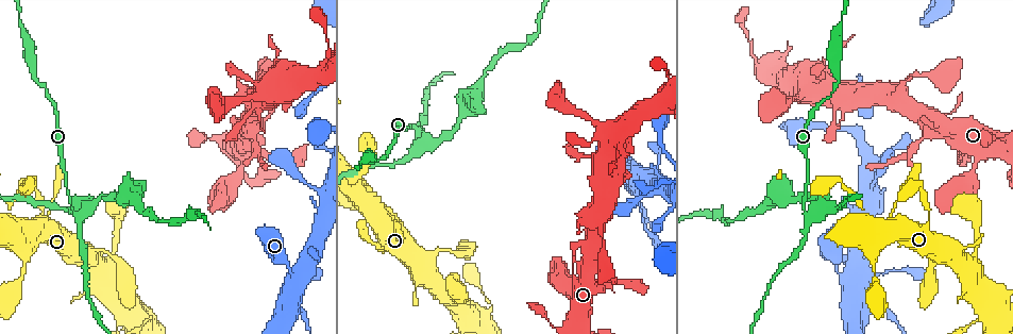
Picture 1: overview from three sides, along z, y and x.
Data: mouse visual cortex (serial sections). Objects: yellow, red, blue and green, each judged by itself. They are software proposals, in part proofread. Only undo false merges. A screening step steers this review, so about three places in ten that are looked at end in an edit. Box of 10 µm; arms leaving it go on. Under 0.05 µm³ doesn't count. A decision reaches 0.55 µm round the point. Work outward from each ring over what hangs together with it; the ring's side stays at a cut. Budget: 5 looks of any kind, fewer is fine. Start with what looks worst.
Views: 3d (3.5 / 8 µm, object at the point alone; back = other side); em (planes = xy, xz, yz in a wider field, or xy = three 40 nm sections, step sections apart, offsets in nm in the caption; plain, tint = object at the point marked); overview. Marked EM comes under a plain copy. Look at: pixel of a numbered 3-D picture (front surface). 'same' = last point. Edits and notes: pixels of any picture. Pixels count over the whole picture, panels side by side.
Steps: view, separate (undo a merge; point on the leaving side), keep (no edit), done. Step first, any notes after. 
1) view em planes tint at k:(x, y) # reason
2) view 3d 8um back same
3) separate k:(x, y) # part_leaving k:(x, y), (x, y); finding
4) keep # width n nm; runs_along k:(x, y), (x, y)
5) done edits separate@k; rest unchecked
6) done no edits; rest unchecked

view 3d 3.5um at 1:(424, 138) # calibre changes

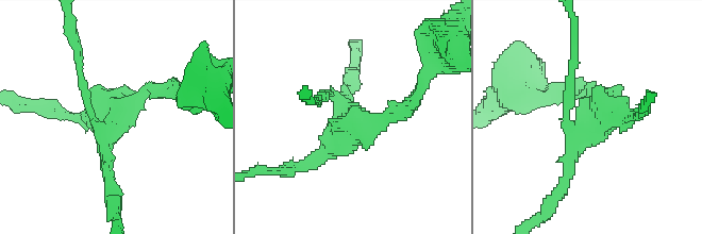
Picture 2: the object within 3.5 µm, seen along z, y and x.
view em xy step 5 tint at 2:(353, 121) # now the EM

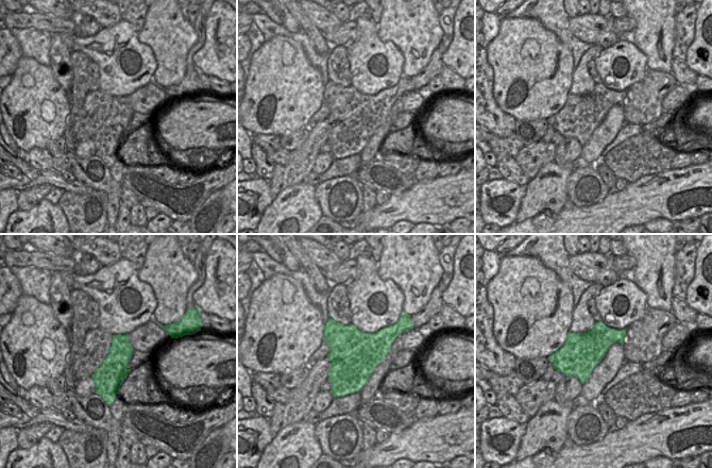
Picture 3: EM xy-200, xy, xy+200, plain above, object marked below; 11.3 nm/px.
separate 2:(356, 122) # part_leaving 2:(343, 106), (381, 122), (417, 98); two cells meet here

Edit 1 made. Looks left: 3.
view 3d 8um at 1:(492, 307) # sharp bend

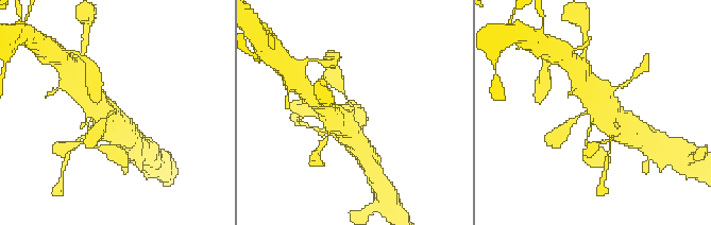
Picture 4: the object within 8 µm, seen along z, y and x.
view em xy step 5 tint same # now the EM

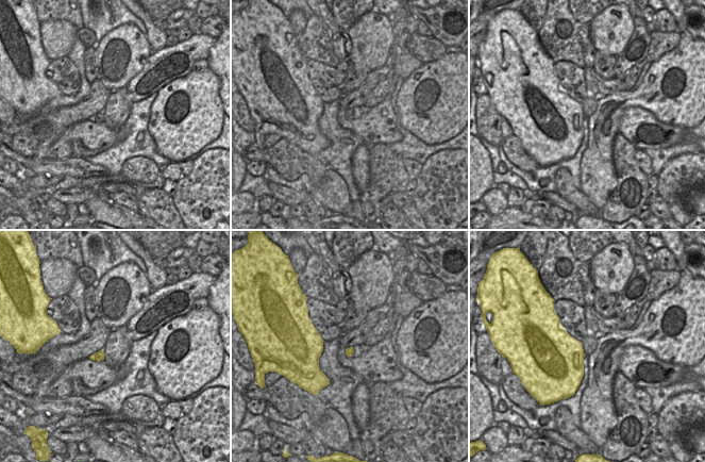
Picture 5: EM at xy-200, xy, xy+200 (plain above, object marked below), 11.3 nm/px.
keep # arm_widths 100, 700, 700 nm; runs_along 4:(595, 102), (602, 111), (589, 110), (570, 122); all the same cell

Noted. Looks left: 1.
done edits separate@2; rest unchecked

